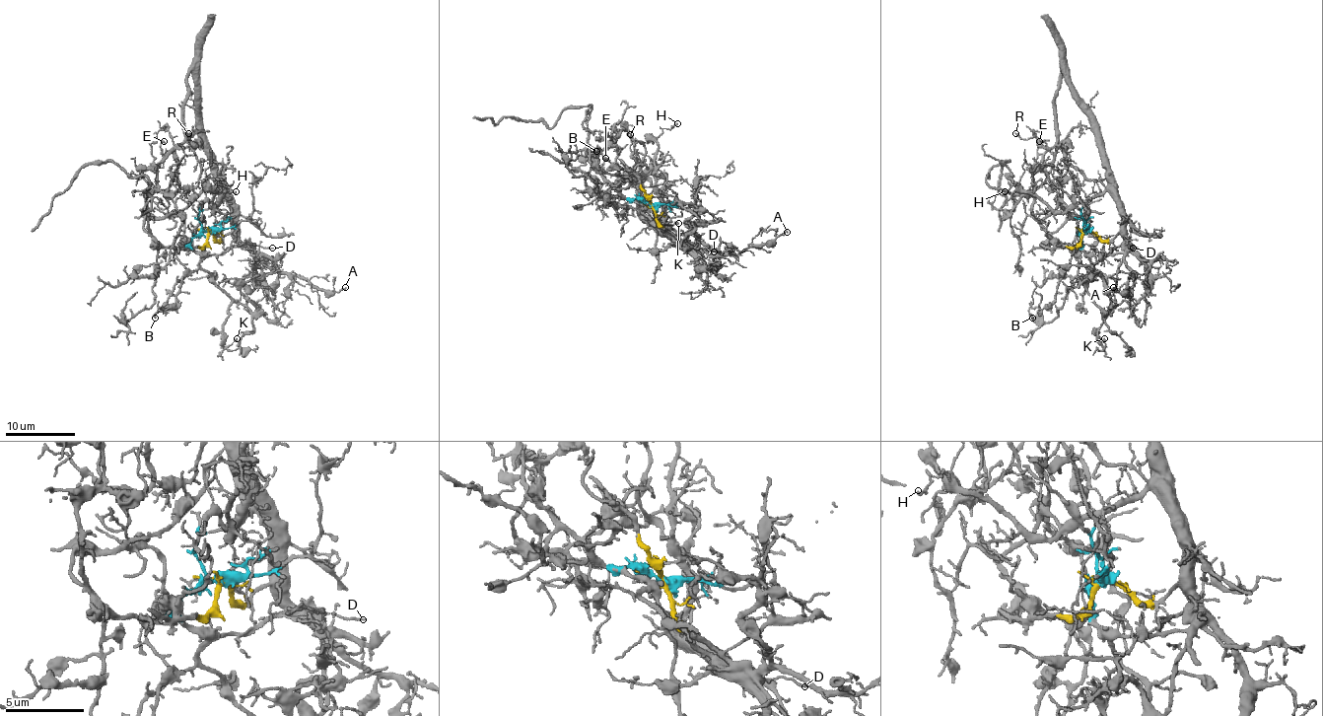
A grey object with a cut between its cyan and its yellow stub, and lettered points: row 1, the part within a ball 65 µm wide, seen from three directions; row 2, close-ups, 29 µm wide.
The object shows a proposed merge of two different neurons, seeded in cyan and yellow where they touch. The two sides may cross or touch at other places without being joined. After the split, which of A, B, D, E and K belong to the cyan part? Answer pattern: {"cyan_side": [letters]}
{"cyan_side": ["B", "E", "K"]}

